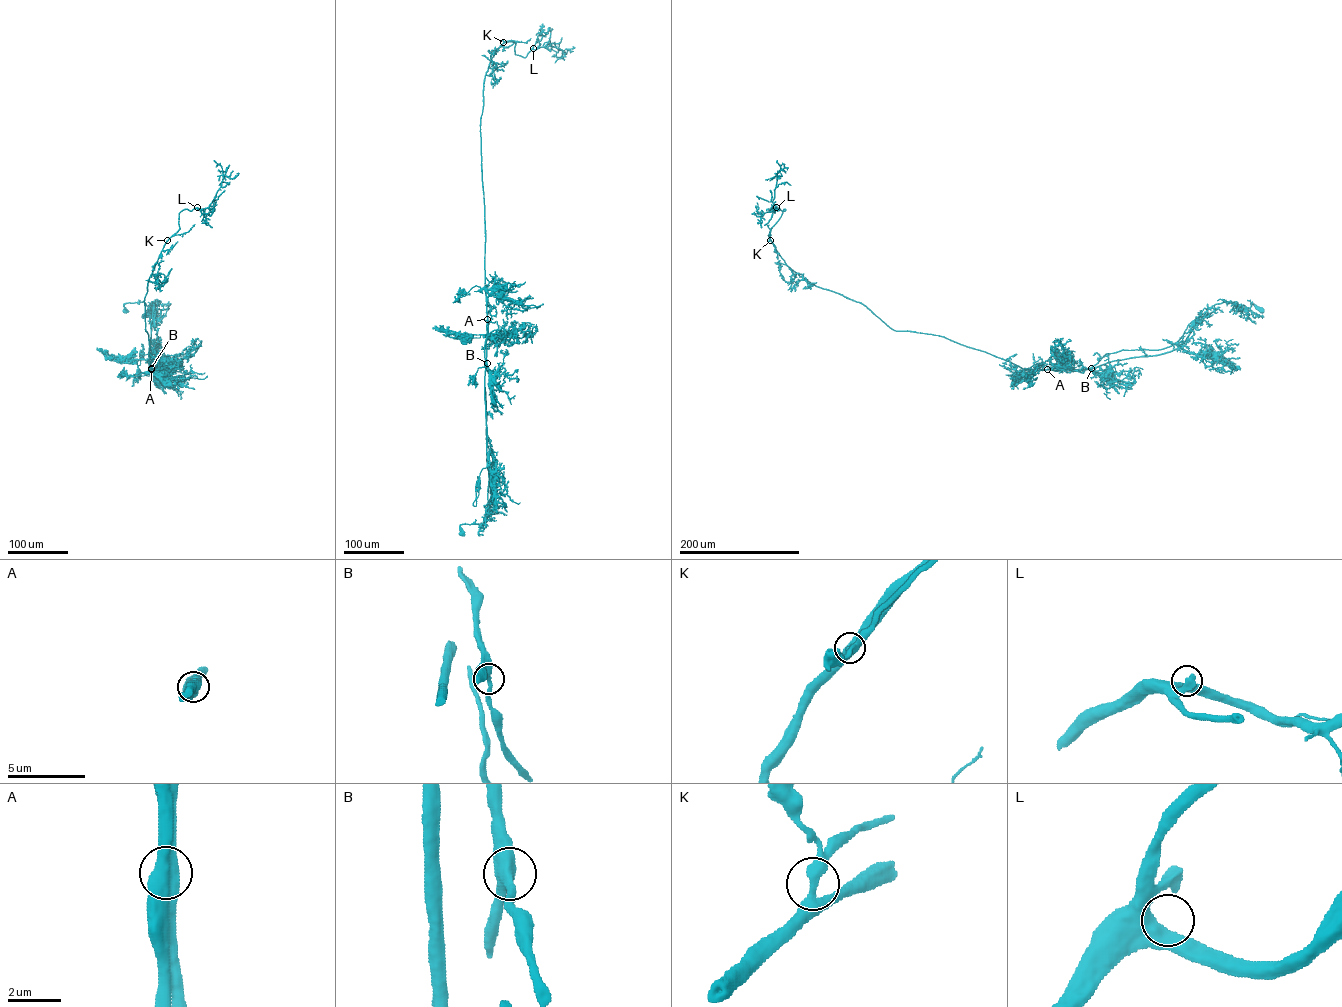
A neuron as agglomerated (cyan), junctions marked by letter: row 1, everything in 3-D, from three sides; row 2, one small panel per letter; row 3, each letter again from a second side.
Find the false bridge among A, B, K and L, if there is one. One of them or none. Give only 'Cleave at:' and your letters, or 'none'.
Cleave at: A

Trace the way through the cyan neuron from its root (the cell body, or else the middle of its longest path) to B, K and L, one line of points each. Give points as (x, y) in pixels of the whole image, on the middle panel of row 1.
B: (461, 533), (461, 524), (482, 524), (488, 515), (487, 363)
K: (461, 533), (461, 524), (482, 524), (488, 515), (484, 386), (488, 325), (480, 118), (486, 72), (503, 42)
L: (461, 533), (461, 524), (488, 515), (484, 80), (504, 43), (524, 57), (533, 48)

